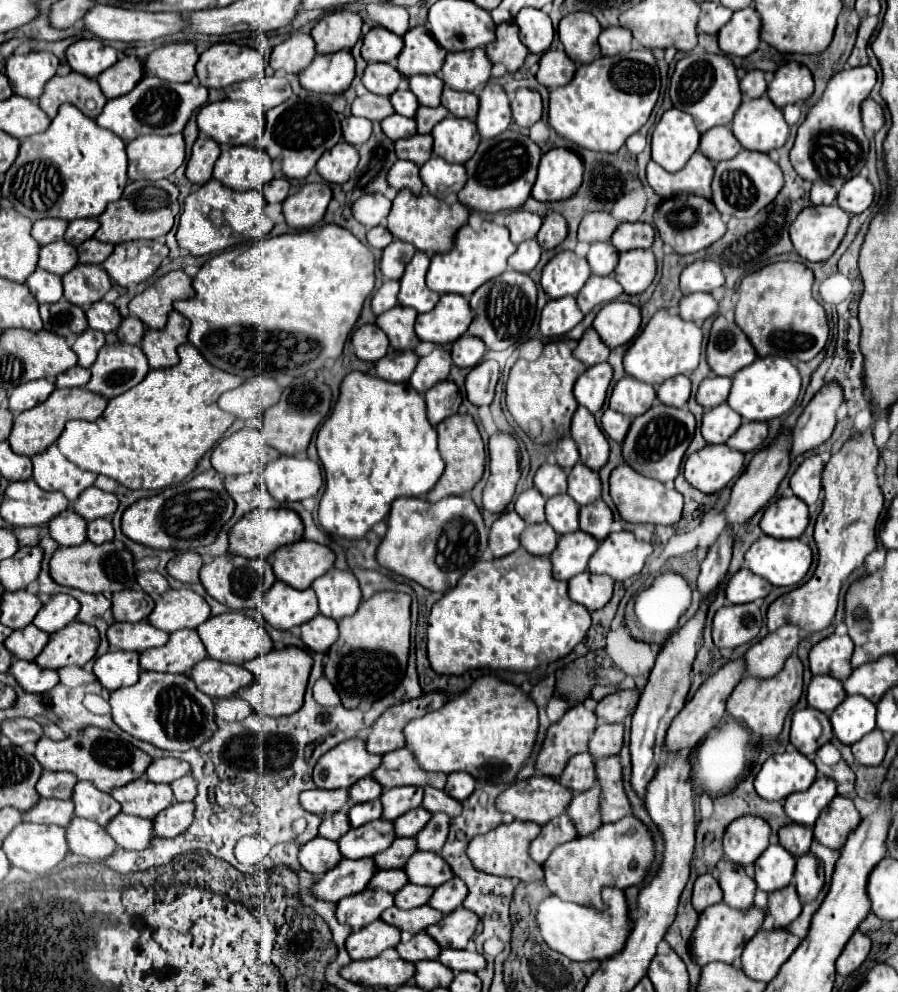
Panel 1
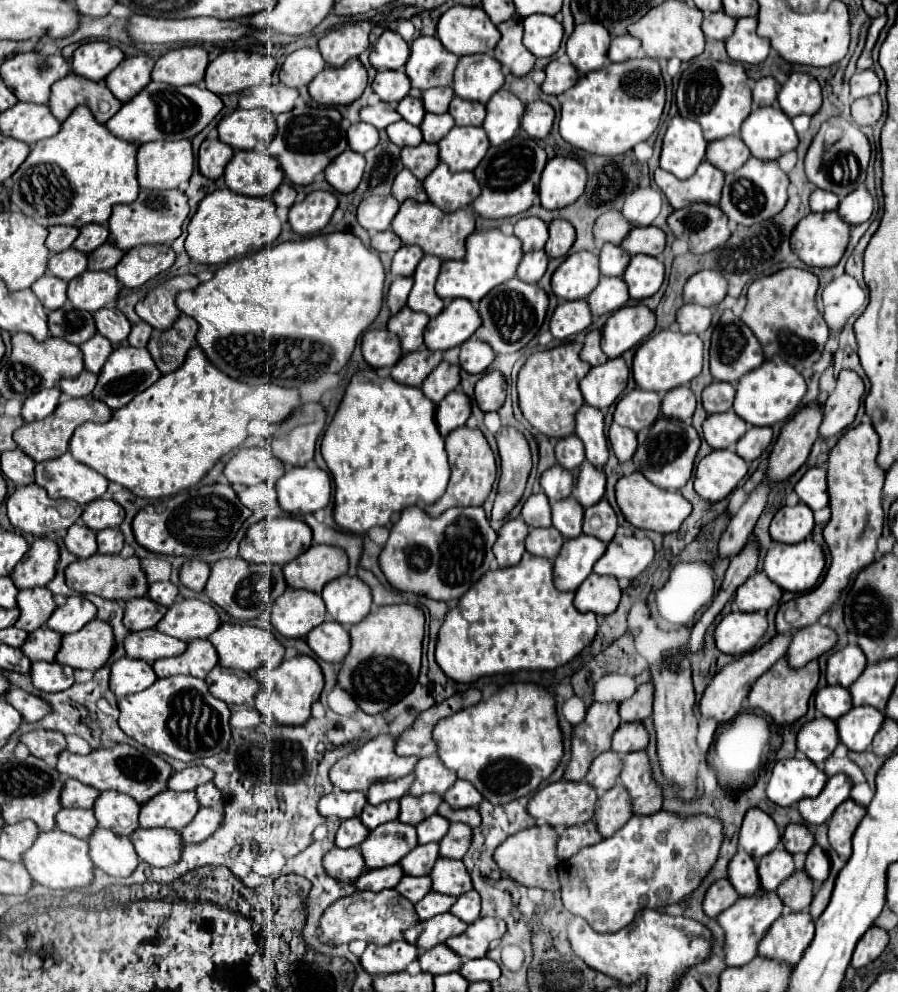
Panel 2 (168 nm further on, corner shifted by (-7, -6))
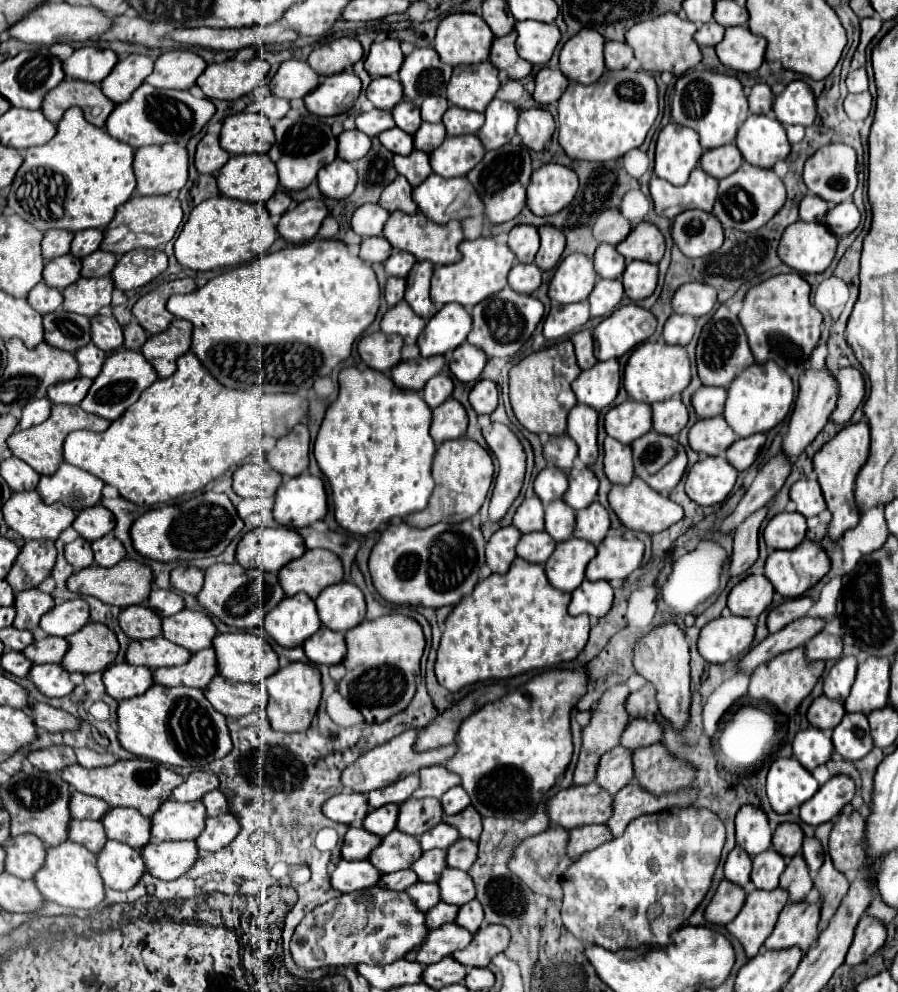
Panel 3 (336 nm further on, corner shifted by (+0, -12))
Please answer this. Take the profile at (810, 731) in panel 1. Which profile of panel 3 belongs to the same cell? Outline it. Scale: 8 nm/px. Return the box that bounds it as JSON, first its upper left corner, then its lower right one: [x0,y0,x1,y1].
[794,727,832,771]

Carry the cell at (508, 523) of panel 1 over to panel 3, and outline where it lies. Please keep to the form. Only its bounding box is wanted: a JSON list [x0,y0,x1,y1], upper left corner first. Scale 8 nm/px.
[486,527,520,573]

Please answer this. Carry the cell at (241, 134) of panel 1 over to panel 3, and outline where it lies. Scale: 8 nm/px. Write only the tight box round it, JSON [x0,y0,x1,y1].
[220,113,276,155]

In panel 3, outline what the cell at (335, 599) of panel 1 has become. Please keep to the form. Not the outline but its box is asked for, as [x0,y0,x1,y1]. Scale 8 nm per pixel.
[316,583,366,631]

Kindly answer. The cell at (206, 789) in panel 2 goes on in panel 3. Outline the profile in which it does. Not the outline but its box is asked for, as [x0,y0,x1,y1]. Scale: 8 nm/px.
[202,791,228,817]

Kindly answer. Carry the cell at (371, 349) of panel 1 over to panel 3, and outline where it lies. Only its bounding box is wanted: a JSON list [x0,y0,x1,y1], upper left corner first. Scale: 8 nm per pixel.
[358,331,402,371]

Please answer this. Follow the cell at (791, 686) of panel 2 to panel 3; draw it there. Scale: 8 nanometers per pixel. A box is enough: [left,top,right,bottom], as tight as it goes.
[748,647,826,713]

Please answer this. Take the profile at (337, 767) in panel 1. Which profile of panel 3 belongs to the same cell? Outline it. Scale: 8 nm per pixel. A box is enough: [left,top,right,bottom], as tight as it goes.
[342,729,456,793]

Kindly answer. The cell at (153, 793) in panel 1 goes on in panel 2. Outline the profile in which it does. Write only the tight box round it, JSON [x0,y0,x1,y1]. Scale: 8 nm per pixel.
[139,789,199,829]

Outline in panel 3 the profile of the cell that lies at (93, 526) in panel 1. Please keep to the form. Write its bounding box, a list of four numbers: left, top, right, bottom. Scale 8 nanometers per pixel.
[92,533,126,567]

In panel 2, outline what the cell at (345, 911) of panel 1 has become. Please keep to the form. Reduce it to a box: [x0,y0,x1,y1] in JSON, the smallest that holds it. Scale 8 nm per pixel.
[319,889,419,945]

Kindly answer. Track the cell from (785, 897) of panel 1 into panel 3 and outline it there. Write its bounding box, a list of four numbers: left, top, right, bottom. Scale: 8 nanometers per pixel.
[780,853,812,901]

